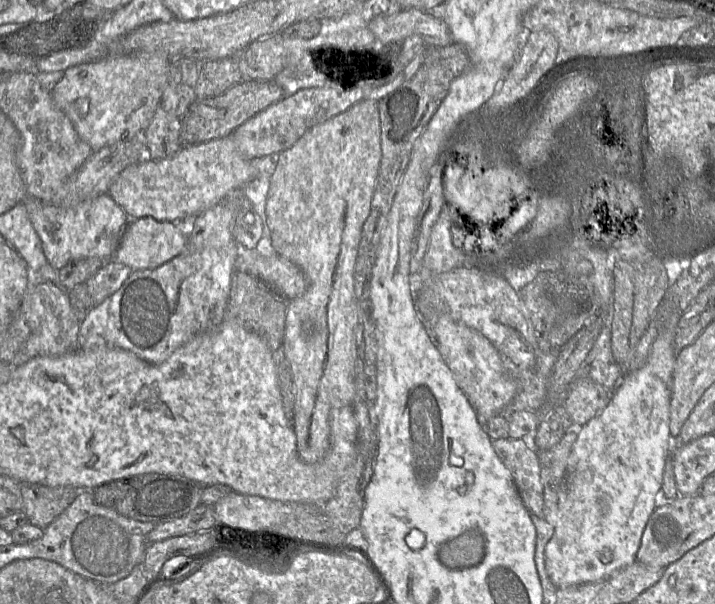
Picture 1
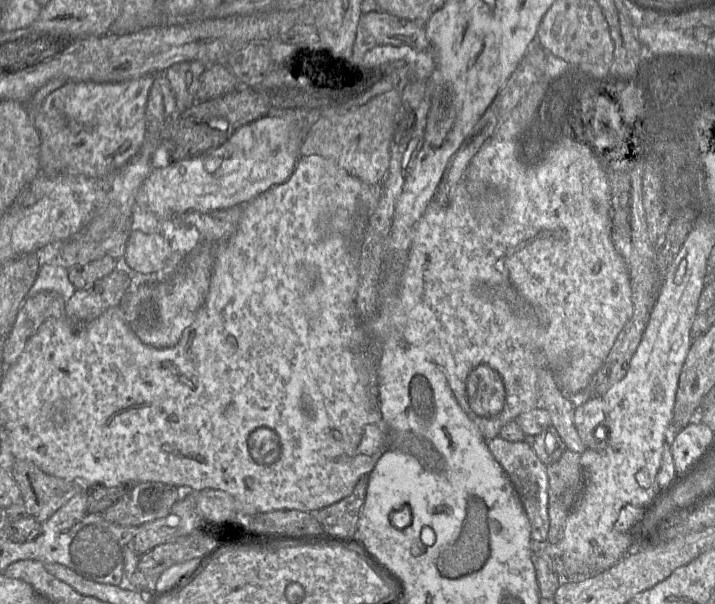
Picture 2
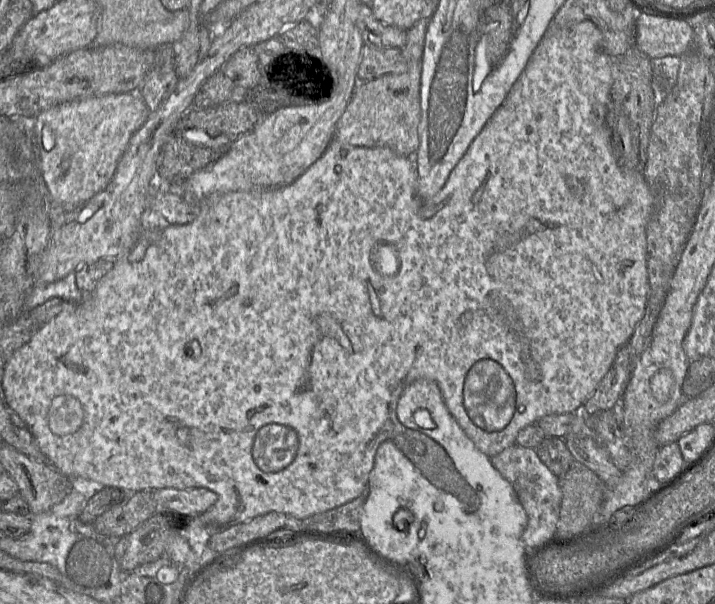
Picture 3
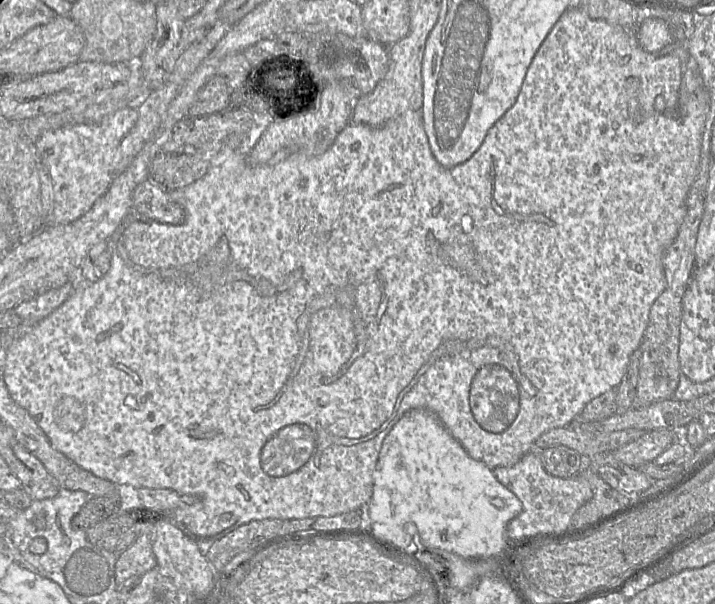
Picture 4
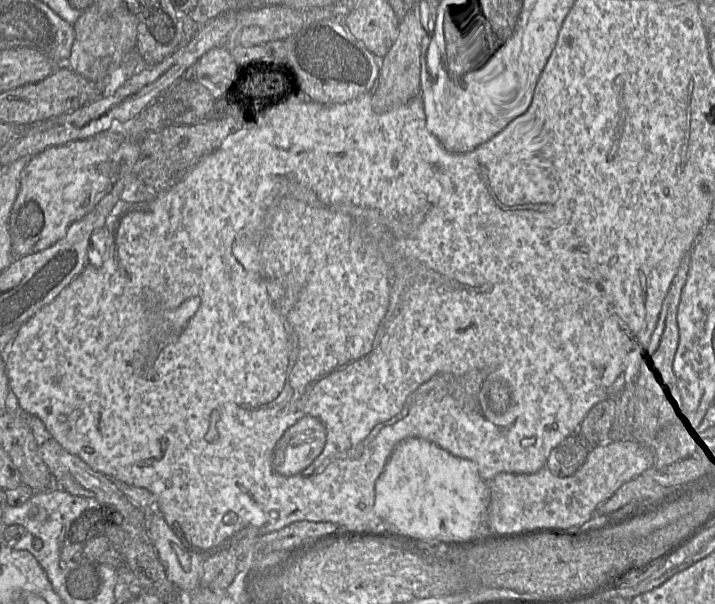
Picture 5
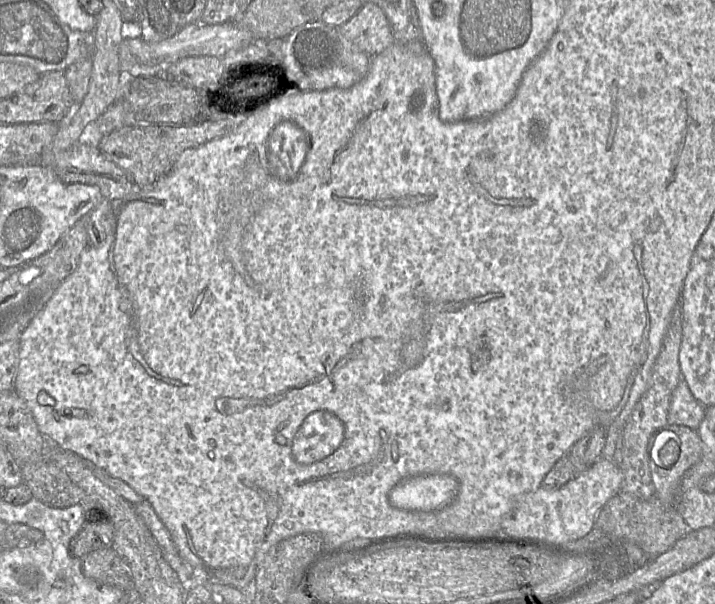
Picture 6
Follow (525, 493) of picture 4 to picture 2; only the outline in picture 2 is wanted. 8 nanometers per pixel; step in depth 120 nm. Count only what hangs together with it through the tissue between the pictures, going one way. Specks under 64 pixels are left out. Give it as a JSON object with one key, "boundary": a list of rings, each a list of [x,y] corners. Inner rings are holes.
{"boundary":[[[496,437],[487,442],[490,452],[504,469],[522,502],[531,526],[531,539],[546,541],[549,531],[547,466],[538,458],[529,440],[510,442]]]}

